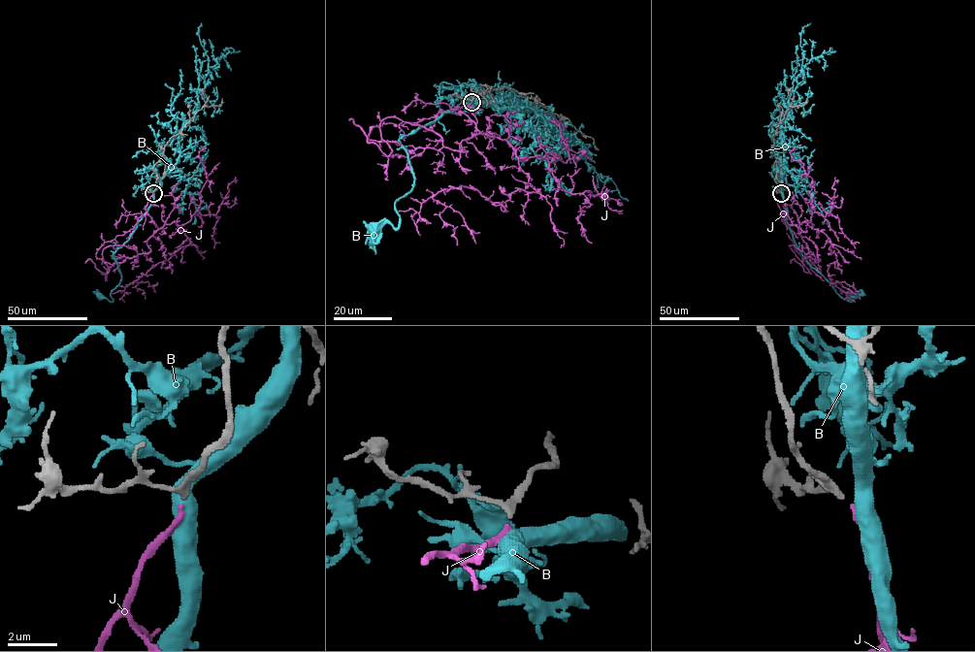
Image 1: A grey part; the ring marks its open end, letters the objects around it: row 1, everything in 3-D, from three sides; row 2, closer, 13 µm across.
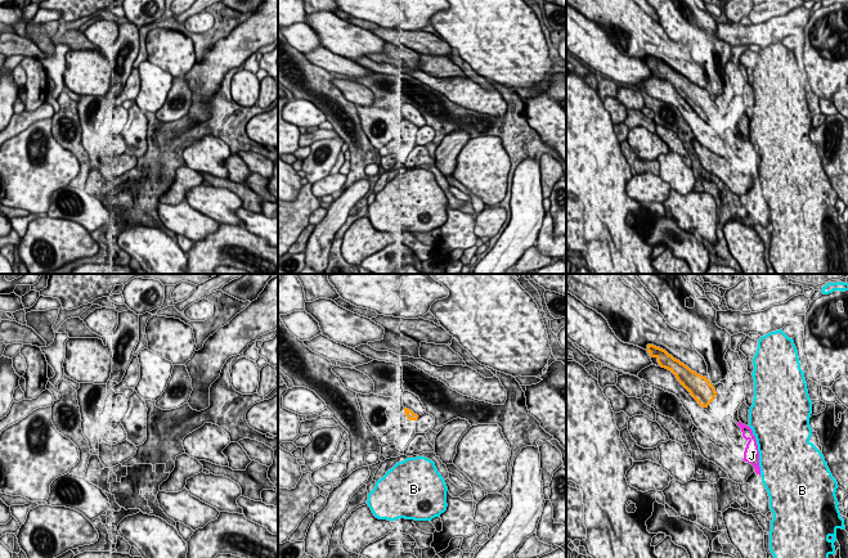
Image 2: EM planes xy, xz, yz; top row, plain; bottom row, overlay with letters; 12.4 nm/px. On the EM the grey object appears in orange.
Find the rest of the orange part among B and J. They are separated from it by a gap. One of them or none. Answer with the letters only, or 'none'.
J

